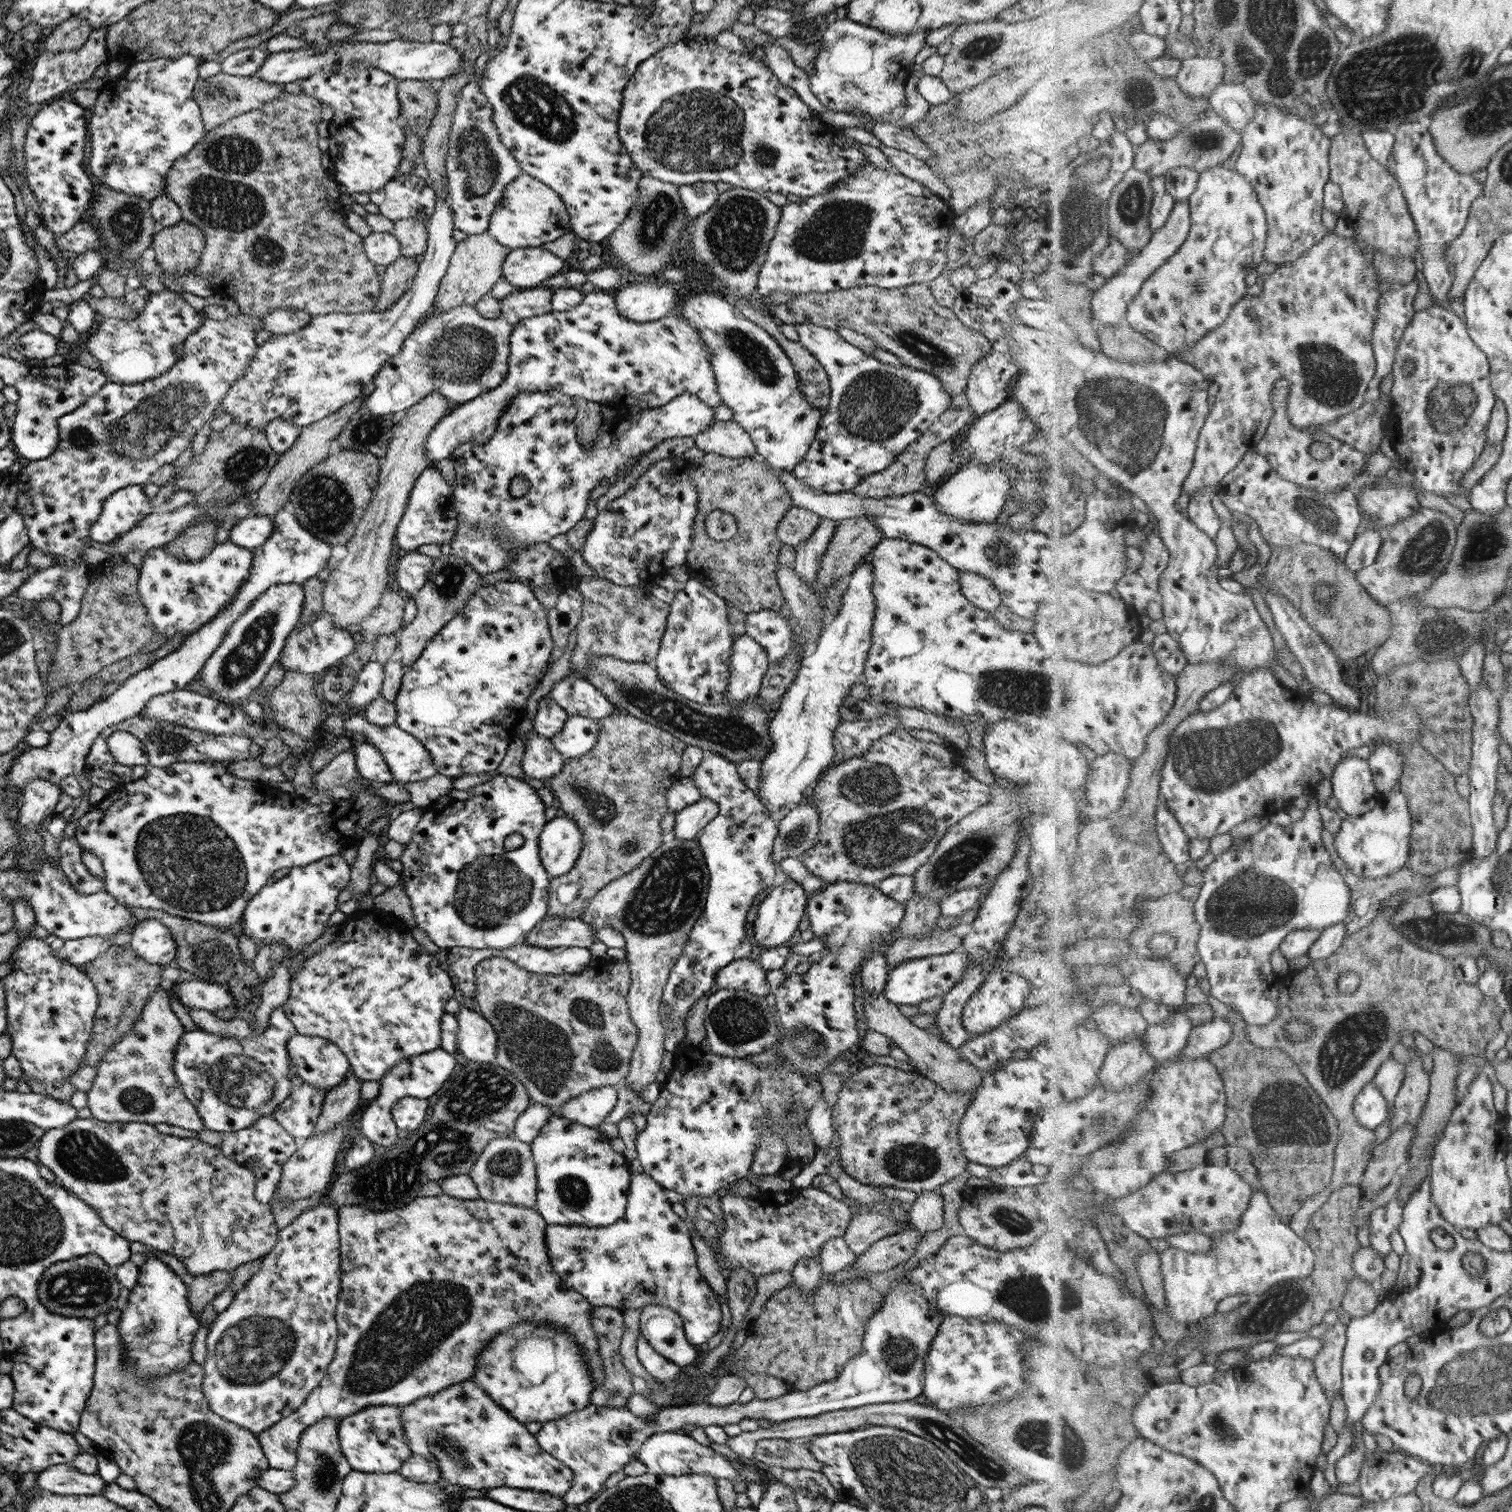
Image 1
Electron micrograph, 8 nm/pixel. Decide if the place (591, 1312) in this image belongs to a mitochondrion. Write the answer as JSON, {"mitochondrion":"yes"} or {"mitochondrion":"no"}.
{"mitochondrion":"no"}

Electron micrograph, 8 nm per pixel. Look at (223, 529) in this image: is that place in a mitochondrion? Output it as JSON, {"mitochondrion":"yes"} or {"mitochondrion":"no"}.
{"mitochondrion":"no"}

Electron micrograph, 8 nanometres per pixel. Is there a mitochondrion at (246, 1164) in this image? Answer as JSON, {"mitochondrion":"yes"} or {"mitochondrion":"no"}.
{"mitochondrion":"no"}

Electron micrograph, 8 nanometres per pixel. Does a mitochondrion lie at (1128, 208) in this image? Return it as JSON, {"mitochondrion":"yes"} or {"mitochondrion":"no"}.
{"mitochondrion":"yes"}

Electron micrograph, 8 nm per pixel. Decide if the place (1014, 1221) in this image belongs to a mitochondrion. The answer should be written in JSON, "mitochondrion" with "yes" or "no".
{"mitochondrion":"yes"}

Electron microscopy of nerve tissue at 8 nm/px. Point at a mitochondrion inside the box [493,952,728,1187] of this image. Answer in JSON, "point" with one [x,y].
{"point":[607,1059]}

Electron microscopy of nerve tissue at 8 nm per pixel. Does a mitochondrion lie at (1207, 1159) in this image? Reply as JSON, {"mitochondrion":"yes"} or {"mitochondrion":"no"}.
{"mitochondrion":"no"}

